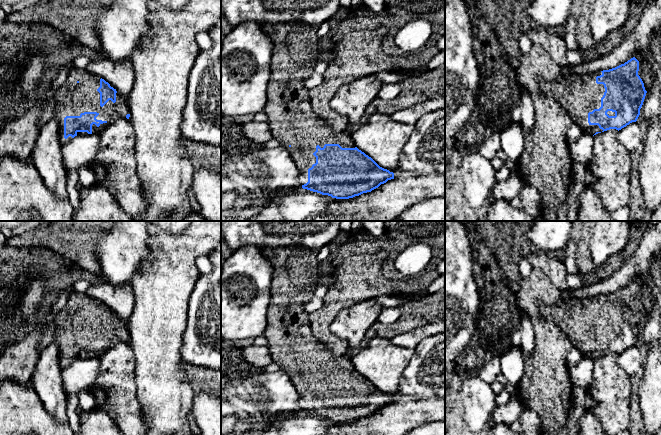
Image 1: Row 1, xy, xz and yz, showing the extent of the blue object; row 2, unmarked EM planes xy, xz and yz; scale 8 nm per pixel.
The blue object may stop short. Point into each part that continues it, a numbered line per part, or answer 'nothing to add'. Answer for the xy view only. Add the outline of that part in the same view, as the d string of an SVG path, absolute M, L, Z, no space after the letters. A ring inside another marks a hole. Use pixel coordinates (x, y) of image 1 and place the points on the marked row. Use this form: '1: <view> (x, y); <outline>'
1: xy (71, 99); M72 67L65 83L58 87L55 92L55 108L54 117L58 120L60 127L60 143L61 145L68 143L72 137L64 138L64 118L66 116L80 116L84 112L97 112L99 115L97 120L102 120L104 123L97 127L92 125L92 134L101 133L108 125L113 123L118 118L126 118L127 114L130 114L128 108L127 97L116 93L116 102L113 103L109 100L103 107L100 106L100 93L97 89L100 87L100 77L87 71L86 69L78 69Z

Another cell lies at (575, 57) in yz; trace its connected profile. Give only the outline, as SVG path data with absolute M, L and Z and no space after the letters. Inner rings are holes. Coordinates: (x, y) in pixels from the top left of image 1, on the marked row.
M568 49L566 52L566 57L568 60L568 65L579 65L587 61L583 54L579 50Z

